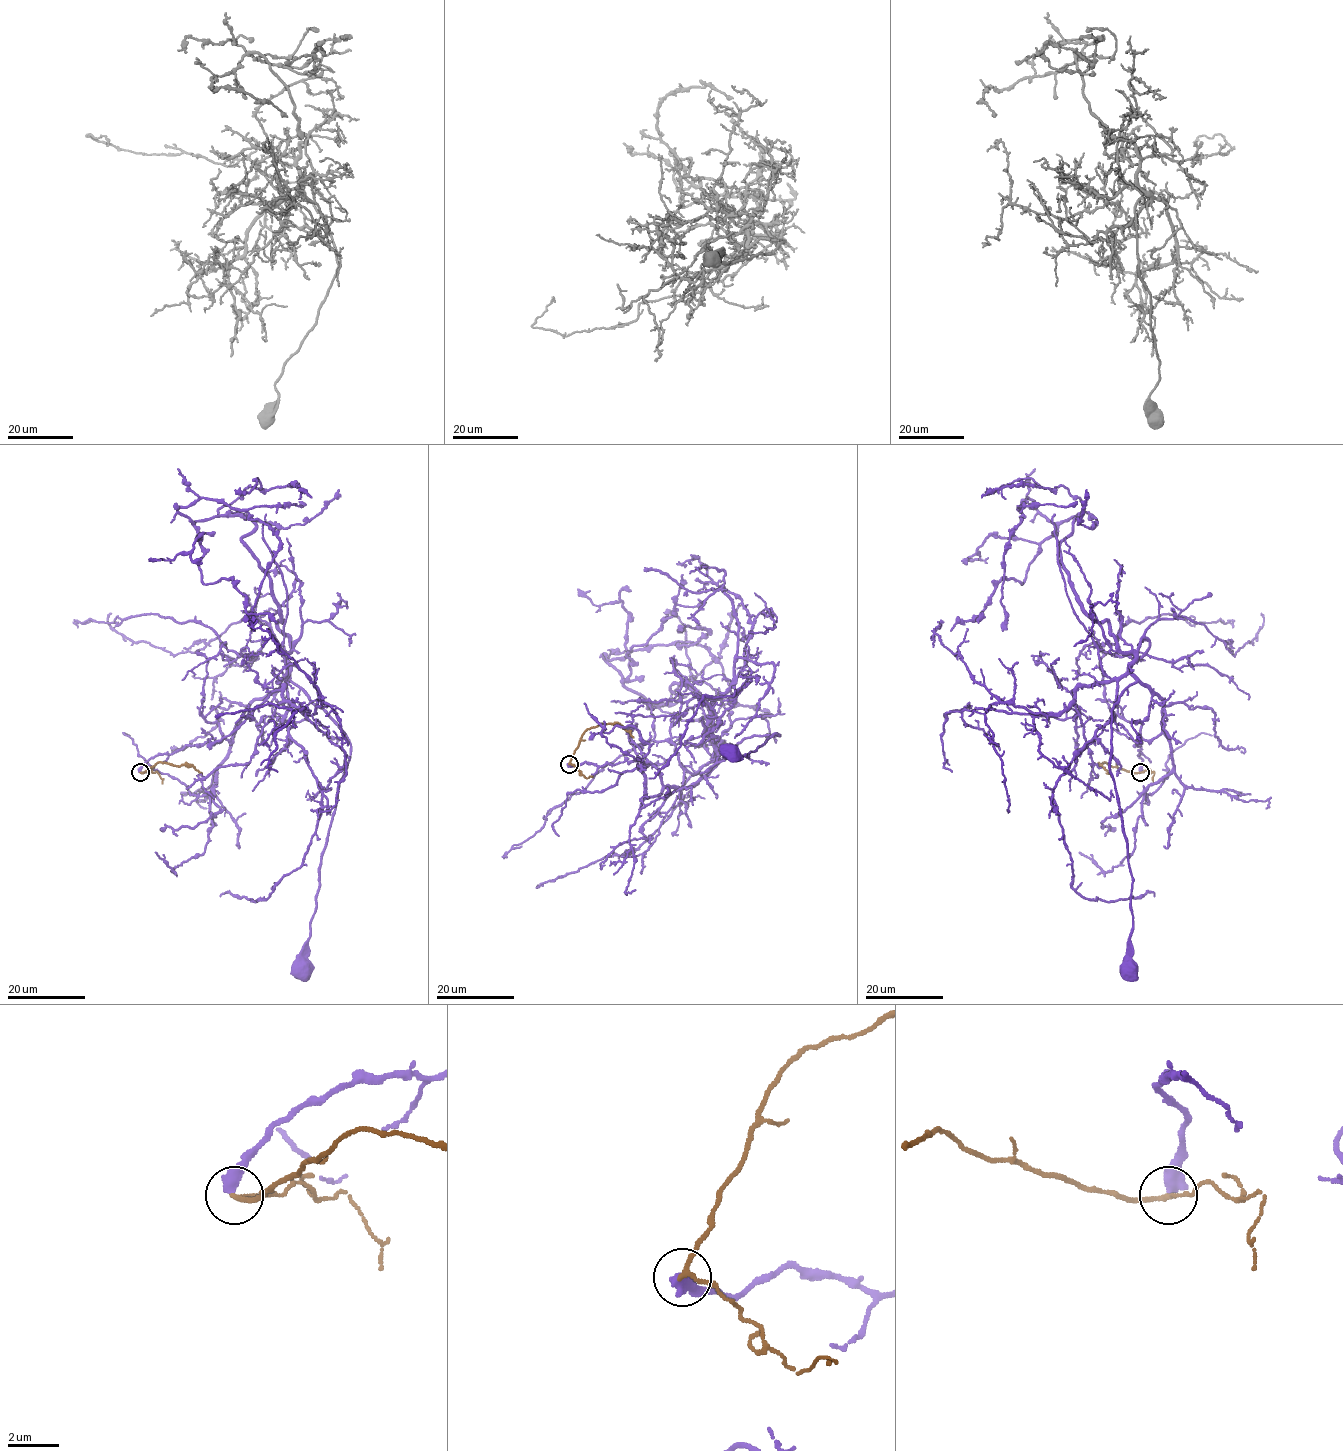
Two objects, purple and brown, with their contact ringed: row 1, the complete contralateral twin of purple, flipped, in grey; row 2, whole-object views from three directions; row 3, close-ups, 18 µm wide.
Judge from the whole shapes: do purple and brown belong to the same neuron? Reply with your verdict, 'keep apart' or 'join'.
keep apart

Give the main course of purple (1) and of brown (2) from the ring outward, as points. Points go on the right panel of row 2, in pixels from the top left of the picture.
1: (1140, 772), (1137, 742), (1161, 732), (1163, 700), (1138, 682), (1111, 711), (1110, 771), (1132, 877), (1128, 967)
2: (1140, 772), (1111, 767), (1105, 762), (1100, 765), (1113, 778)

